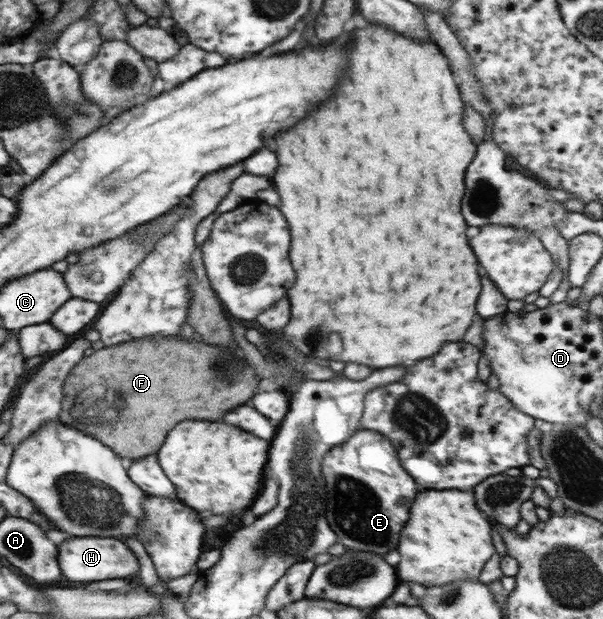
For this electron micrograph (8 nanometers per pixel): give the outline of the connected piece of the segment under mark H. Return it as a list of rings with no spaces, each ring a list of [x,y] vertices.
[[[74,537],[64,541],[60,547],[60,565],[64,575],[70,581],[90,583],[90,581],[104,581],[104,579],[118,579],[118,577],[130,577],[140,571],[138,557],[134,551],[118,539],[104,539],[104,537]]]

